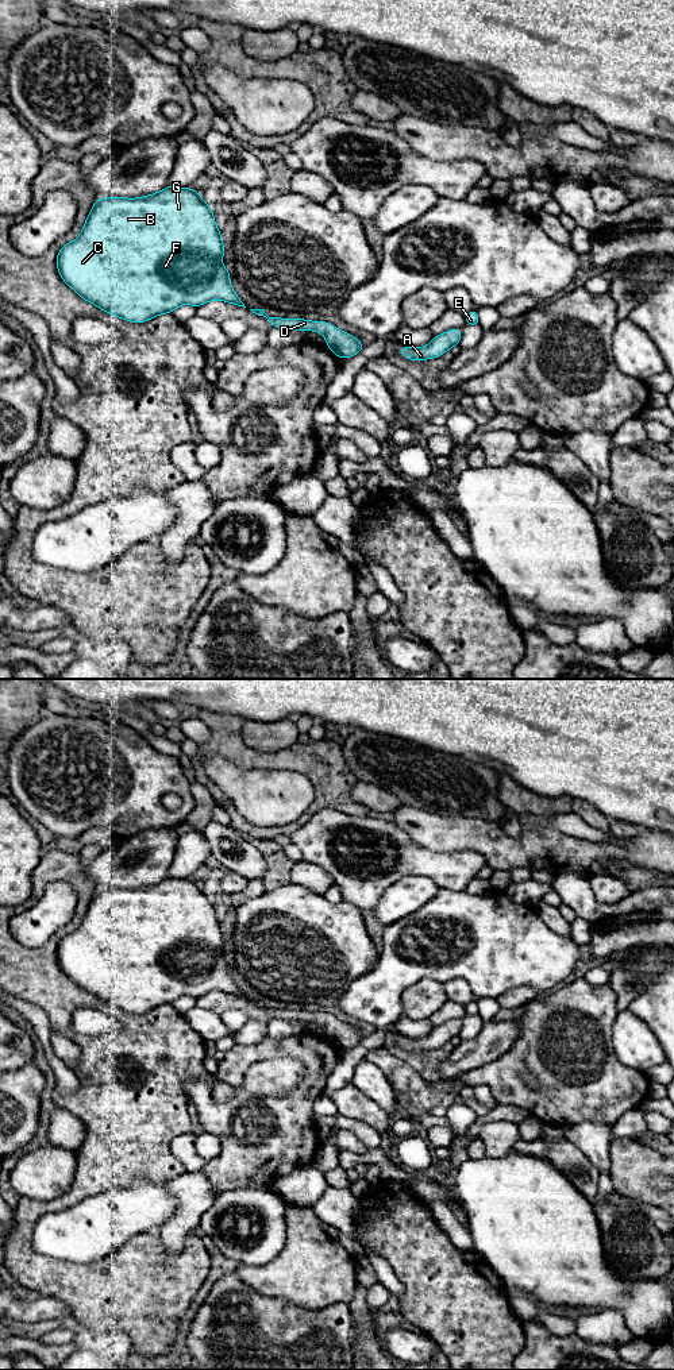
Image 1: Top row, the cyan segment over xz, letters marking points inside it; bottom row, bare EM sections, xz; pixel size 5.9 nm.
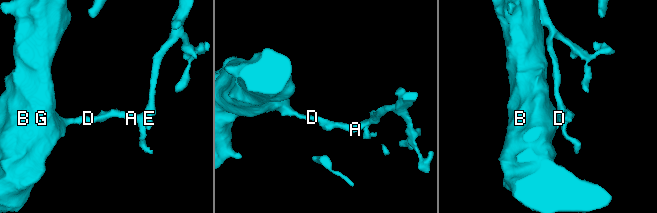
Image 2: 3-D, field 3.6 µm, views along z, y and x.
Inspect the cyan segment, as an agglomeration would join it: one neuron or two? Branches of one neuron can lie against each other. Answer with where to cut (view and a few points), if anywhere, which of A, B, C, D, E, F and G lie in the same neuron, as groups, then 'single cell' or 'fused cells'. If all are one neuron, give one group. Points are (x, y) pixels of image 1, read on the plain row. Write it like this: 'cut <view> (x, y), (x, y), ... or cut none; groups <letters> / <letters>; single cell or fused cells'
cut none; groups A B C D E F G; single cell

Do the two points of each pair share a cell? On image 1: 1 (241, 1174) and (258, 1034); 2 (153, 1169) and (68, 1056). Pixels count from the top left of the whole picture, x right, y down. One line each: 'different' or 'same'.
1: different
2: different

